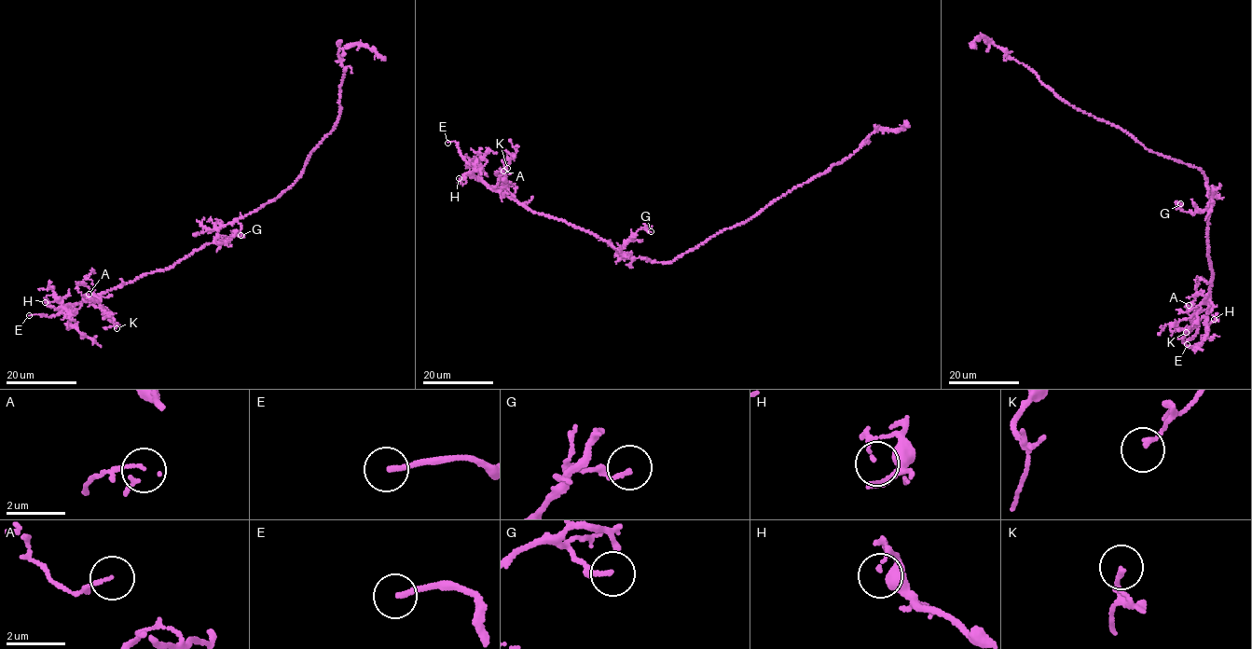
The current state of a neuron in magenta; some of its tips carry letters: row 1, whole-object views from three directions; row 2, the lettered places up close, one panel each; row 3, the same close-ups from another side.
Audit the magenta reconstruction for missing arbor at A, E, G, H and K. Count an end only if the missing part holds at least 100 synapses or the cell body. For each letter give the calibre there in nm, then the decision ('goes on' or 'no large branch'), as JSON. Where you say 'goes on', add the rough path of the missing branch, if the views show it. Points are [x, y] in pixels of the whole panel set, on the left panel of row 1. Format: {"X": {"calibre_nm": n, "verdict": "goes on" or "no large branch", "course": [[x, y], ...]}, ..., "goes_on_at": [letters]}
{"A": {"calibre_nm": 100, "verdict": "no large branch"}, "E": {"calibre_nm": 150, "verdict": "goes on"}, "G": {"calibre_nm": 120, "verdict": "no large branch"}, "H": {"calibre_nm": 80, "verdict": "no large branch"}, "K": {"calibre_nm": 150, "verdict": "no large branch"}, "goes_on_at": ["E"]}

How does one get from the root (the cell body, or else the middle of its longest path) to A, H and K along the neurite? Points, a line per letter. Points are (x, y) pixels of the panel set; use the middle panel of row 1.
A: (686, 252), (666, 261), (632, 258), (595, 234), (506, 197), (495, 172), (503, 171)
H: (686, 252), (666, 261), (632, 258), (595, 234), (528, 210), (471, 173), (464, 174), (460, 182), (459, 178)
K: (686, 252), (666, 261), (632, 258), (595, 234), (533, 212), (506, 197), (502, 191), (507, 168)

